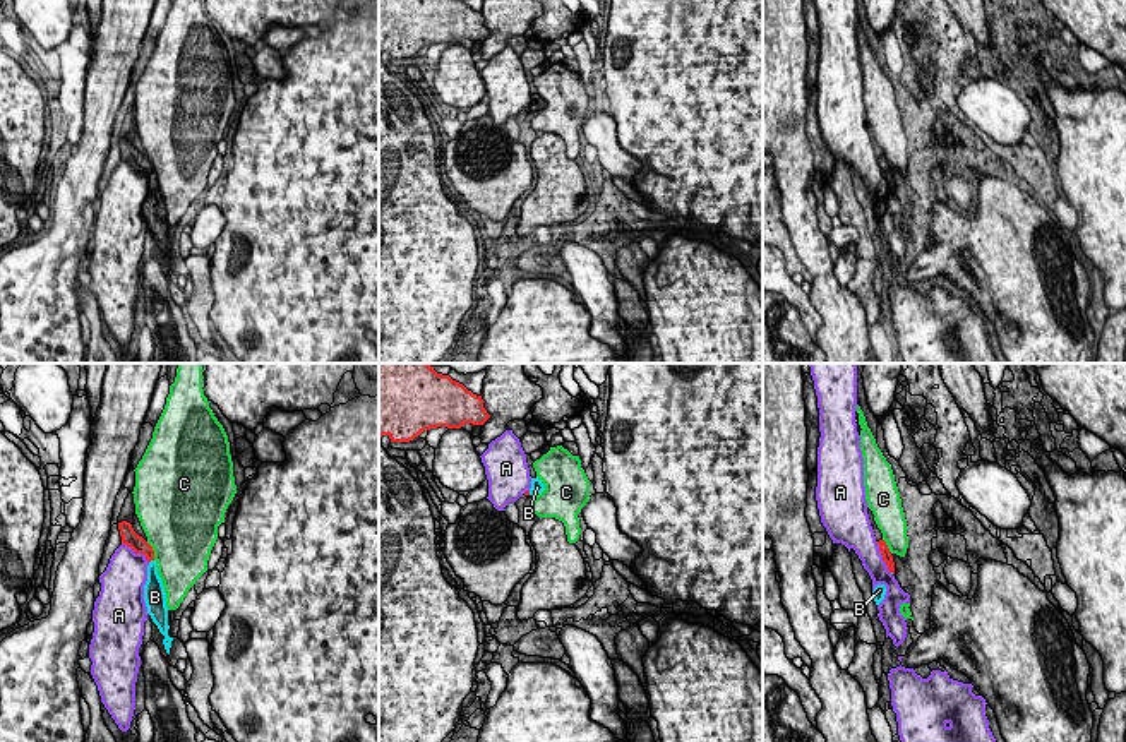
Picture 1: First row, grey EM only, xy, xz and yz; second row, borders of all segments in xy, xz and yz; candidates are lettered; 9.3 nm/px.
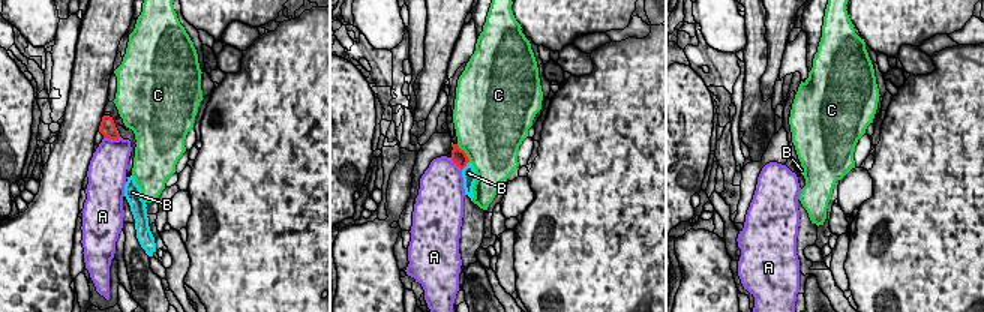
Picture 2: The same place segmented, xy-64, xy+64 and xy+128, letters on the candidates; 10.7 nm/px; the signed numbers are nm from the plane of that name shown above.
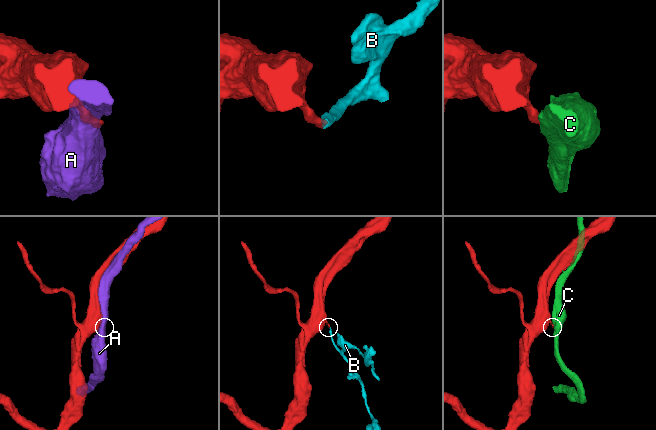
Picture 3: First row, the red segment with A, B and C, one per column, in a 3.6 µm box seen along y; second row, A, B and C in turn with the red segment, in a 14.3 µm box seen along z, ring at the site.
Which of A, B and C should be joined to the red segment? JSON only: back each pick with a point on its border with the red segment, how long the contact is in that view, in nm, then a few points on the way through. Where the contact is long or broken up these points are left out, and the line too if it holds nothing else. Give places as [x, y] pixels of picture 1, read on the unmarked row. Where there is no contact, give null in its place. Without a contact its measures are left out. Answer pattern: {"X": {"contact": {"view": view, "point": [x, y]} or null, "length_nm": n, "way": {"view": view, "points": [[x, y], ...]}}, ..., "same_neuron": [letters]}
{"B": {"contact": {"view": "xy", "point": [151, 175]}, "length_nm": 60, "way": {"view": "xy", "points": [[137, 160], [151, 175], [153, 201]]}}, "same_neuron": ["B"]}

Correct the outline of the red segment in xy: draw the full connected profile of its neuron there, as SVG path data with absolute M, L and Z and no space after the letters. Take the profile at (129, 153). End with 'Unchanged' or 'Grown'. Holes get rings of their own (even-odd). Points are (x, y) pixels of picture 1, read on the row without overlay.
M127 137L118 139L122 159L130 163L135 170L144 170L149 182L147 182L147 197L144 200L144 218L147 223L147 230L151 231L153 238L158 242L159 248L165 252L163 260L166 269L170 271L173 254L168 252L168 223L166 223L166 209L163 197L158 190L158 180L154 177L153 163L139 153L132 141Z. Grown

